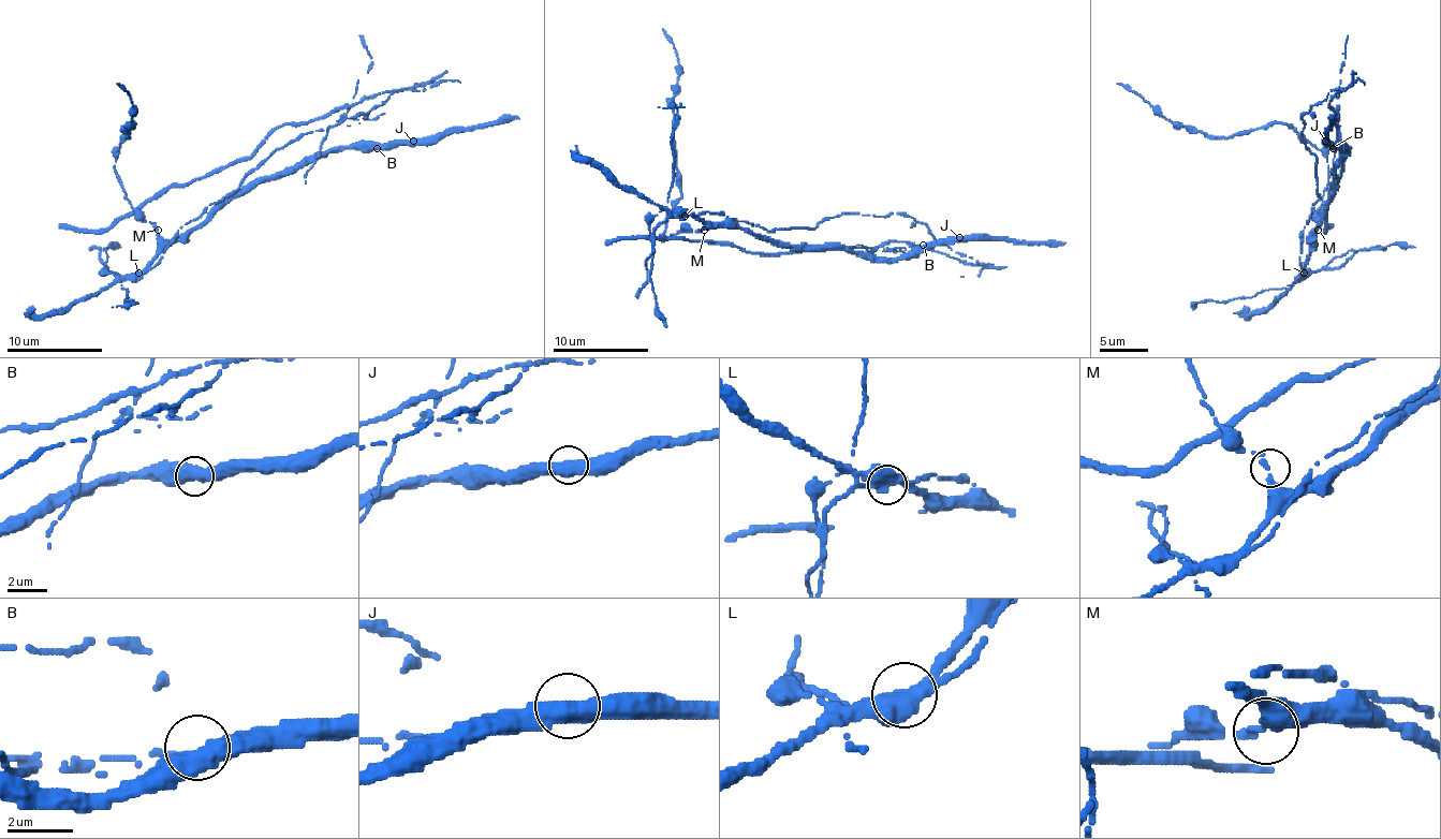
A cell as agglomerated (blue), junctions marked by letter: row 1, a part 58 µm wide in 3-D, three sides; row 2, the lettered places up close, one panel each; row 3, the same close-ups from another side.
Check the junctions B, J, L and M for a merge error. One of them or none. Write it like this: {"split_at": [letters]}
{"split_at": ["L"]}

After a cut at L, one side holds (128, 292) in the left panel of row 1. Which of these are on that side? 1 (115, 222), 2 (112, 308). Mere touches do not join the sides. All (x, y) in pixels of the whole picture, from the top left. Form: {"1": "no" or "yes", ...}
{"1": "yes", "2": "yes"}

